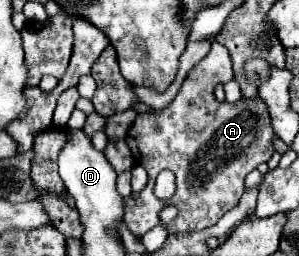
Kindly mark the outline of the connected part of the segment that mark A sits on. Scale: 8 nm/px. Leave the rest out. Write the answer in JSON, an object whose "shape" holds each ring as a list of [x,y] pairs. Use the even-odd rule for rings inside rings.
{"shape":[[[211,44],[209,54],[189,72],[171,106],[157,110],[155,114],[137,114],[127,132],[127,144],[139,164],[147,170],[149,182],[141,192],[131,192],[123,198],[123,218],[133,234],[145,234],[159,226],[159,214],[165,206],[179,208],[177,218],[165,226],[169,234],[201,232],[215,226],[225,212],[239,204],[239,198],[245,192],[245,176],[275,154],[273,140],[277,134],[273,132],[269,110],[261,98],[243,98],[235,104],[215,100],[215,86],[229,82],[231,76],[233,62],[229,52],[221,44]],[[165,168],[173,170],[177,192],[171,200],[159,202],[153,196],[153,182]]]}

